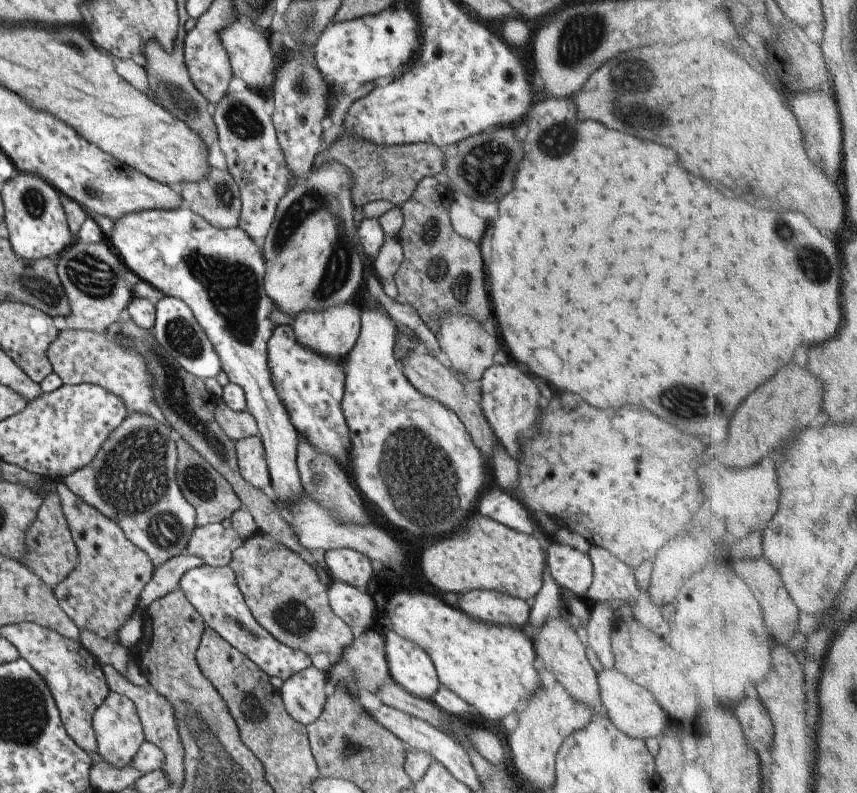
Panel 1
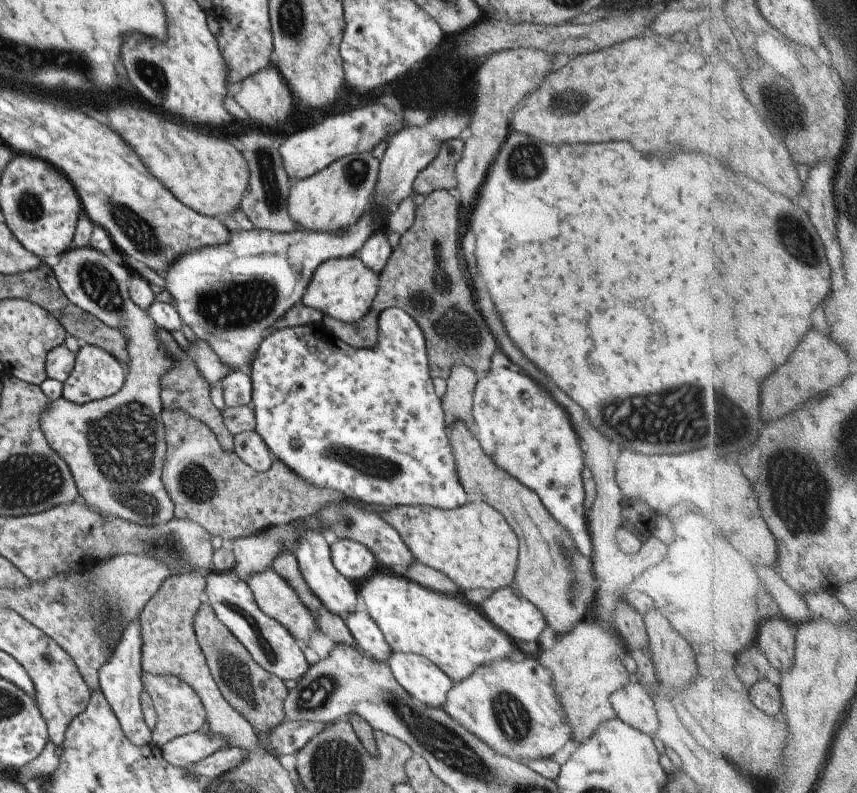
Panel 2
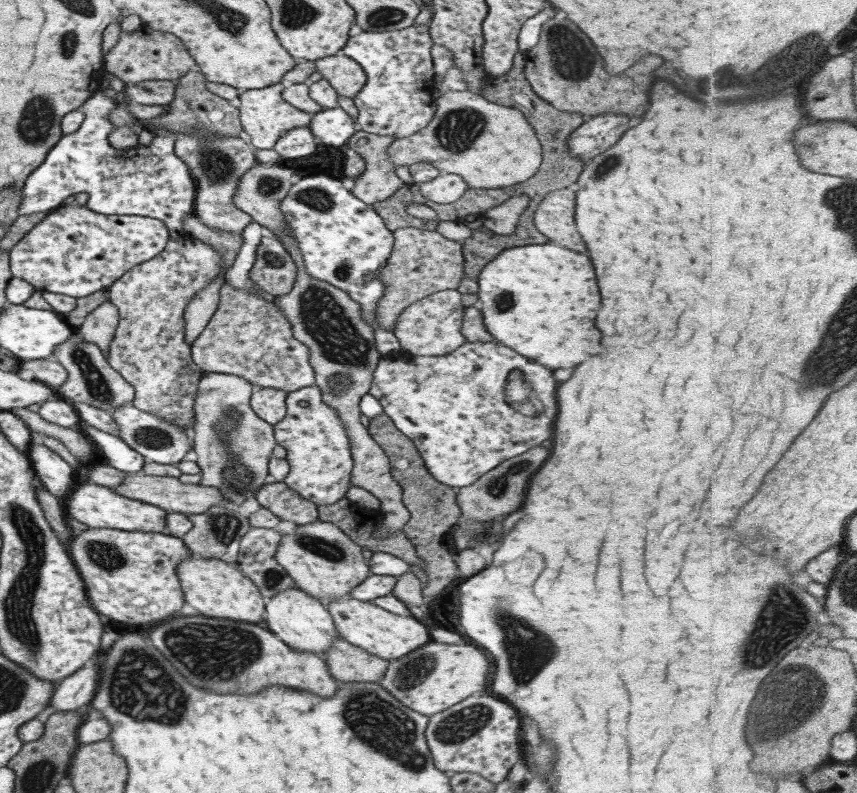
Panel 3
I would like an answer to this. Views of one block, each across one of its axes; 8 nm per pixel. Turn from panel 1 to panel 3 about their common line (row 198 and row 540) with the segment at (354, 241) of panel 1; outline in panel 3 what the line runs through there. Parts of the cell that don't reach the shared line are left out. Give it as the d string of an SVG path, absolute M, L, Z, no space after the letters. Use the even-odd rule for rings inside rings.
M318 519L310 524L296 525L292 534L281 536L276 561L294 579L298 590L324 604L332 602L332 598L348 596L352 588L358 587L372 575L369 564L364 560L361 546L334 523Z

